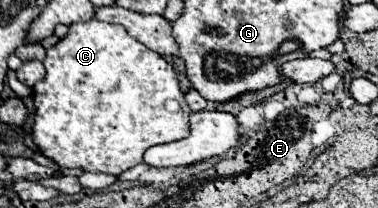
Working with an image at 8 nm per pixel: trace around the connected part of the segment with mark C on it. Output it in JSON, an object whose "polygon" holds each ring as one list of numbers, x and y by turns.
{"polygon":[[90,19,68,27,68,35,48,49,44,79,34,85,34,131,32,139,38,149,54,159,60,167,82,167,84,171,124,173,138,165,146,149,184,139,190,133,190,107,180,91,178,77,164,57,150,51,146,45,128,35,118,23]]}

